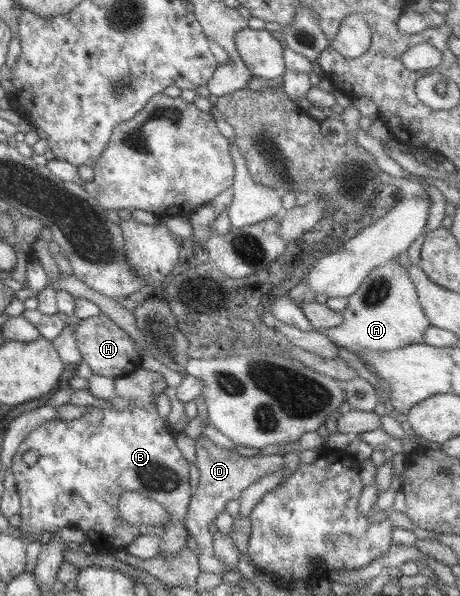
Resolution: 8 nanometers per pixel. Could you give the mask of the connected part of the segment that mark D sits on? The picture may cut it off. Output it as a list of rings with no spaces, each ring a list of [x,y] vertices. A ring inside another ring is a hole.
[[[199,436],[195,441],[195,465],[199,472],[199,480],[192,488],[191,497],[183,516],[185,531],[193,537],[198,549],[199,567],[201,571],[222,575],[231,570],[225,570],[223,563],[217,561],[217,555],[213,555],[212,535],[207,527],[217,517],[218,513],[224,511],[225,503],[231,499],[237,499],[241,491],[250,483],[255,483],[263,475],[269,475],[284,467],[281,454],[255,455],[243,457],[236,451],[215,446],[207,438]]]

